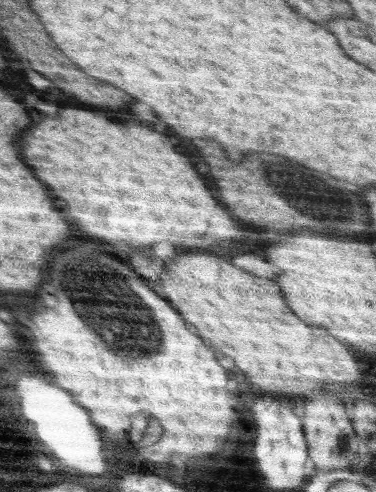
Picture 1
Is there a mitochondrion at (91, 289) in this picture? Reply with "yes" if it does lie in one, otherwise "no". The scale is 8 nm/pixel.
yes

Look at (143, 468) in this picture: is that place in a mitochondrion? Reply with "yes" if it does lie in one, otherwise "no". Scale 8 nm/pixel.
no

